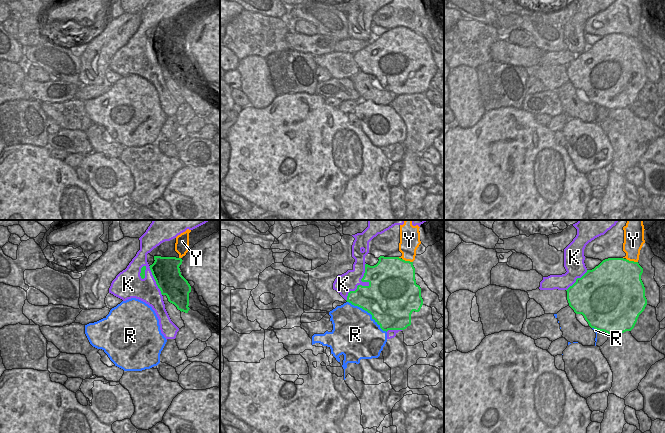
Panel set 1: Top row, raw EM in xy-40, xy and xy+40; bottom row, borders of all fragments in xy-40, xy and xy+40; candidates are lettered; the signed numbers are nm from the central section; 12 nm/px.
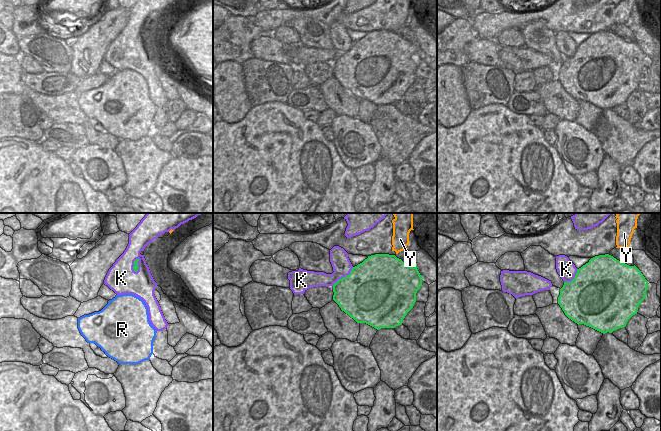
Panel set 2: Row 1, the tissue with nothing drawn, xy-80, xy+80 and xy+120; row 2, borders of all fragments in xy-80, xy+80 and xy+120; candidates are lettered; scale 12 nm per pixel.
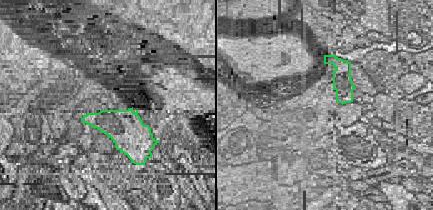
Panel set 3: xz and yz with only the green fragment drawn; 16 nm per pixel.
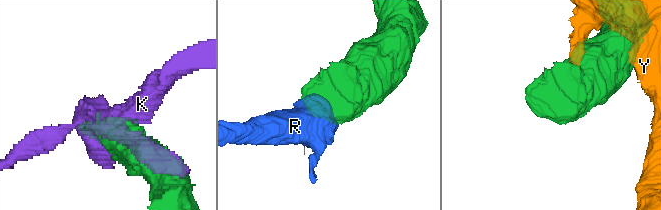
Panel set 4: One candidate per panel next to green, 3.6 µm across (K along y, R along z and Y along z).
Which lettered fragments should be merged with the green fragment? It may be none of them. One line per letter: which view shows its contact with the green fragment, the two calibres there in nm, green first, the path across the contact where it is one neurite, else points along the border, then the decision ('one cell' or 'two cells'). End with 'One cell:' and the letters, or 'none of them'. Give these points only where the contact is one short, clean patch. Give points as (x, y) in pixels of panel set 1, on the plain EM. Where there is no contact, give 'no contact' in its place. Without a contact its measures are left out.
K: contact in xy; calibres 480 and 220 nm; two cells
R: contact in xy; calibres 500 and 480 nm; one cell
Y: contact in xy+40; calibres 480 and 240 nm; border xy+40 (626, 34), (637, 38); two cells
One cell: R

